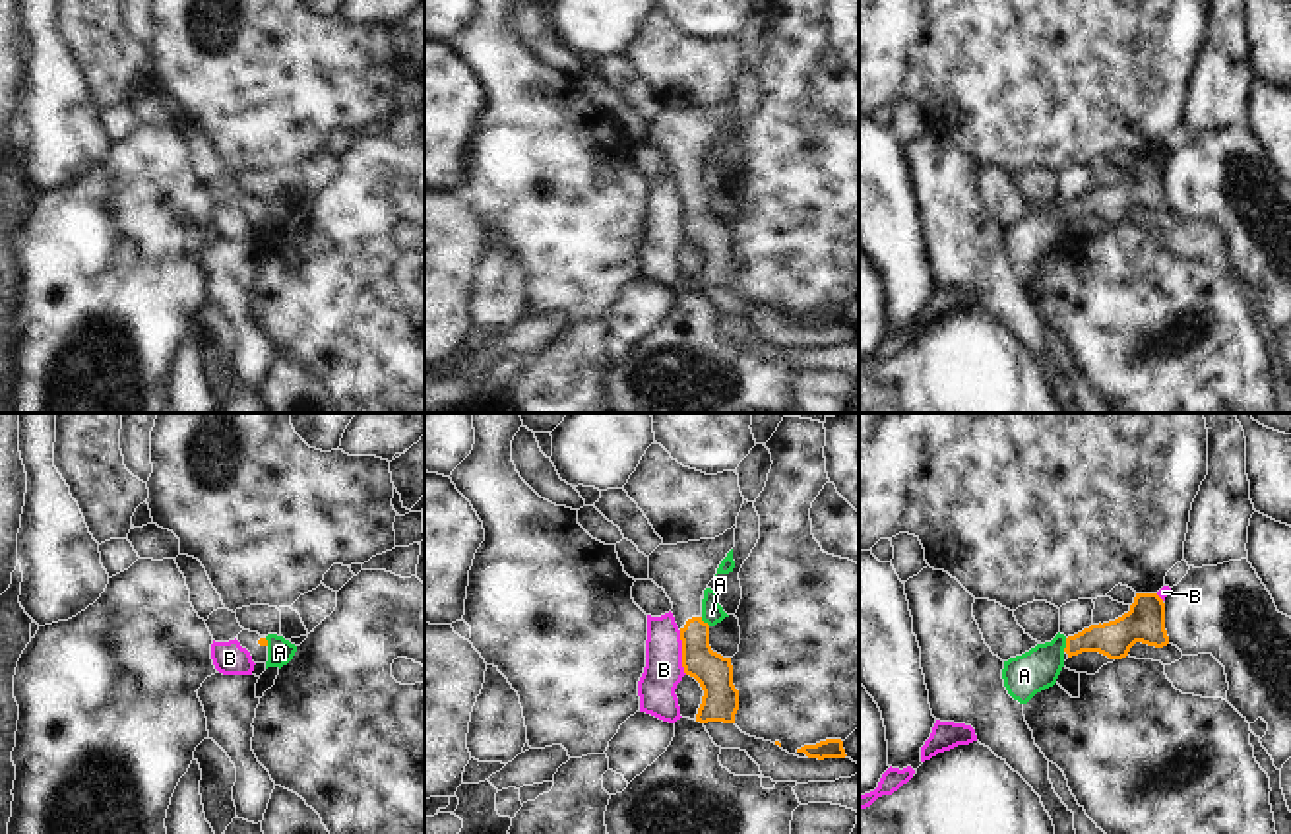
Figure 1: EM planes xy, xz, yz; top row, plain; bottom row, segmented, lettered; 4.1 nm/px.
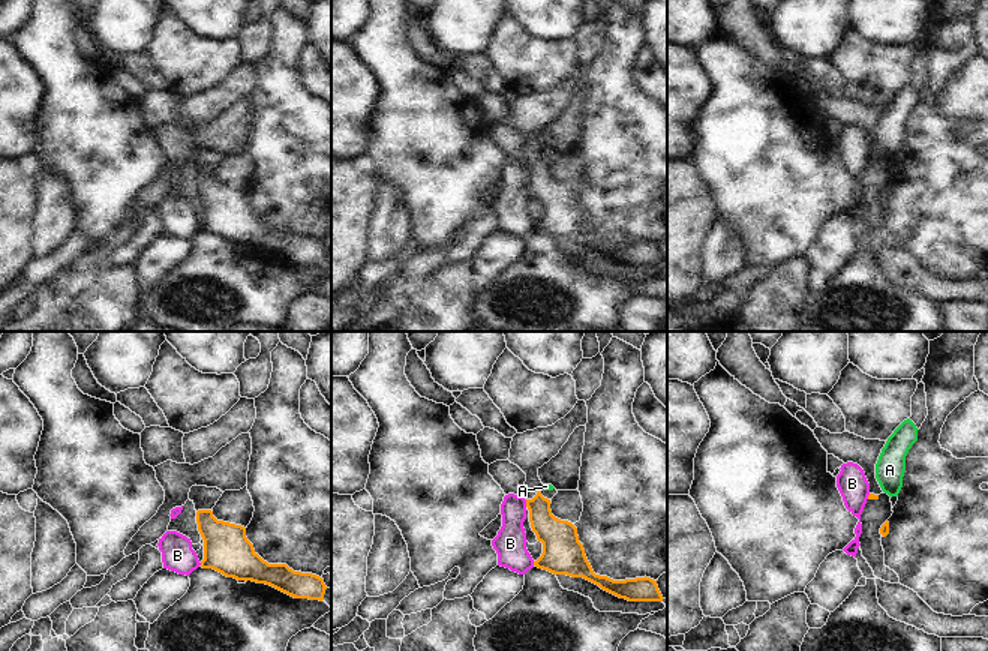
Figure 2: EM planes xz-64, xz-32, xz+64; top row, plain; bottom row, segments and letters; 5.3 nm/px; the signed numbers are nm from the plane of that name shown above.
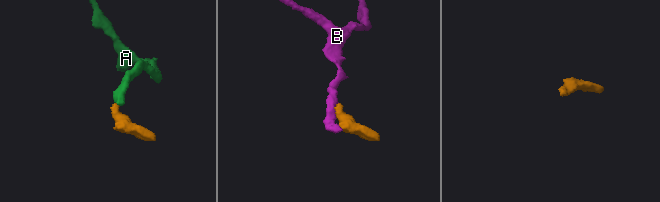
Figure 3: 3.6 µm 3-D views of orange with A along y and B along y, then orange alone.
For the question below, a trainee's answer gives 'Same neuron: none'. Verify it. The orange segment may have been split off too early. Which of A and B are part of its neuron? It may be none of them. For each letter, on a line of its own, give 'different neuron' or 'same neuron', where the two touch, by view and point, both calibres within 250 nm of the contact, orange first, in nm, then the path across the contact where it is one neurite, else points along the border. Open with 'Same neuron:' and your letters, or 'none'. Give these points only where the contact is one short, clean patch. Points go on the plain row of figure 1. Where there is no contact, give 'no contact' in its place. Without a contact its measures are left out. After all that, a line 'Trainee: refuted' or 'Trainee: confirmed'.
Same neuron: none
A: different neuron; meets orange in yz at (1067, 210); 150 nm thick on the orange side, 180 nm on the other; border along yz (1067, 204), (1063, 216)
B: different neuron; meets orange in xz at (683, 218); 150 nm thick on the orange side, 160 nm on the other
Trainee: confirmed

